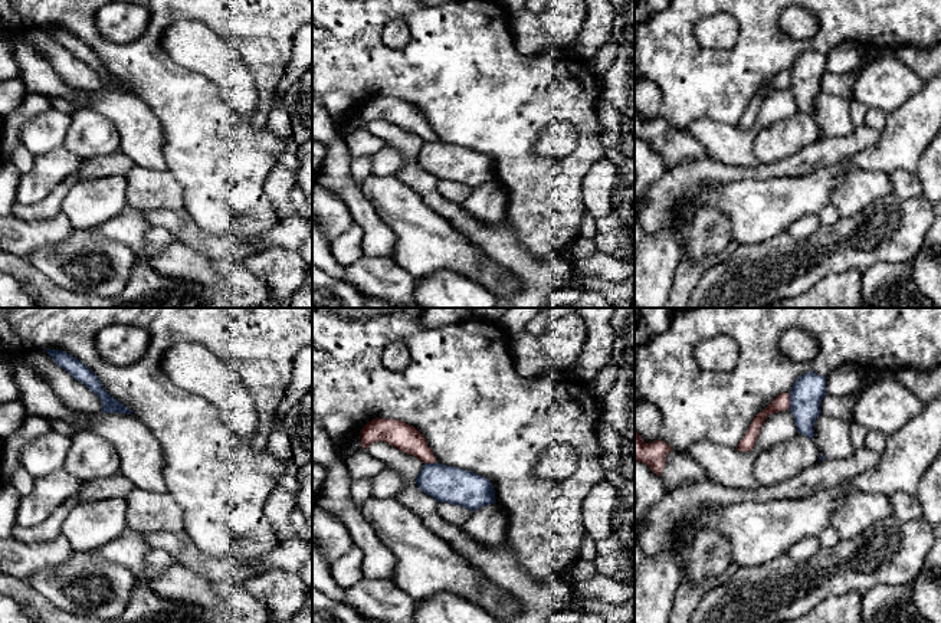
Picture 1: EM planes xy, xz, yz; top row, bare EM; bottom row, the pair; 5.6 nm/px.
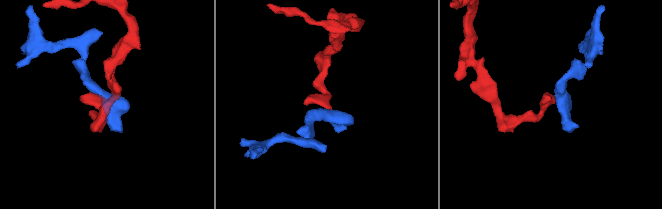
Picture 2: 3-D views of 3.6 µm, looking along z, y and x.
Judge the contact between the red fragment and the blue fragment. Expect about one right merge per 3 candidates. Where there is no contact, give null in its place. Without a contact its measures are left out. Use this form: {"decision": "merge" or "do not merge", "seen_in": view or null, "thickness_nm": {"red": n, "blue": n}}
{"decision": "merge", "seen_in": "yz", "thickness_nm": {"red": 90, "blue": 180}}

